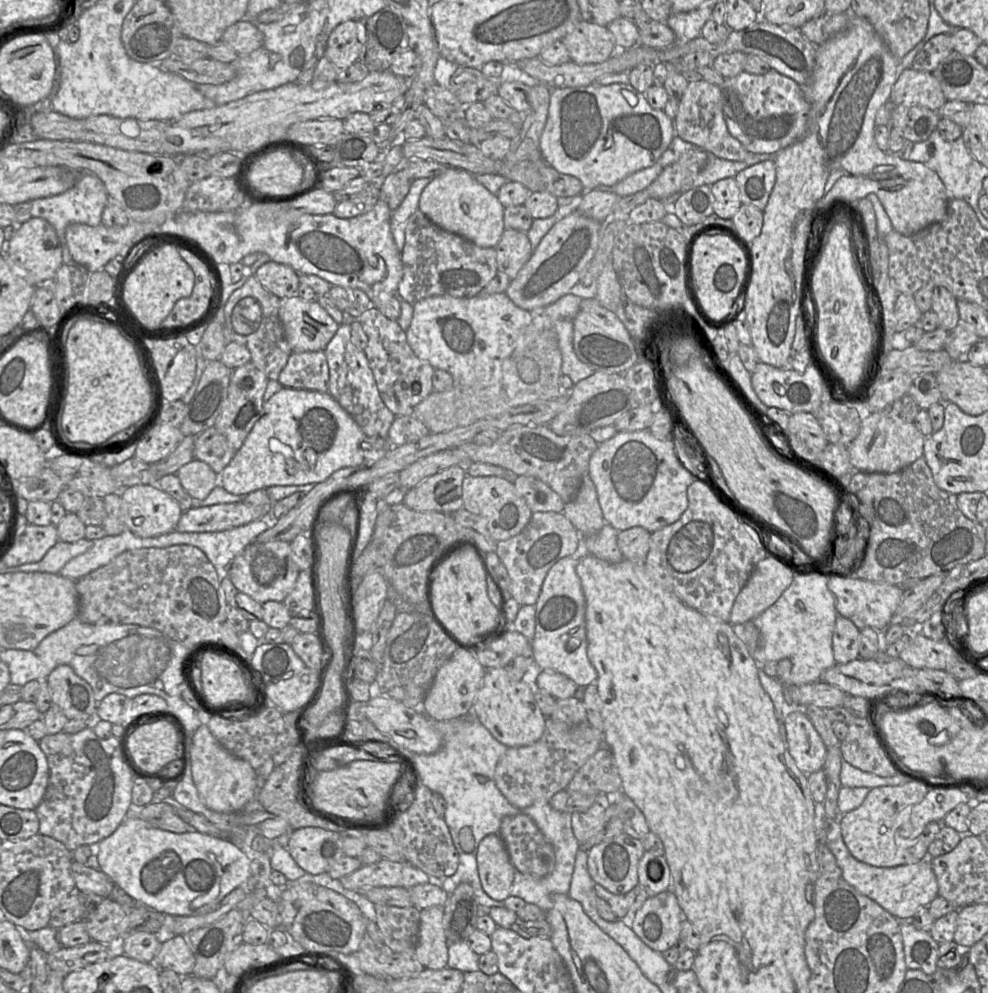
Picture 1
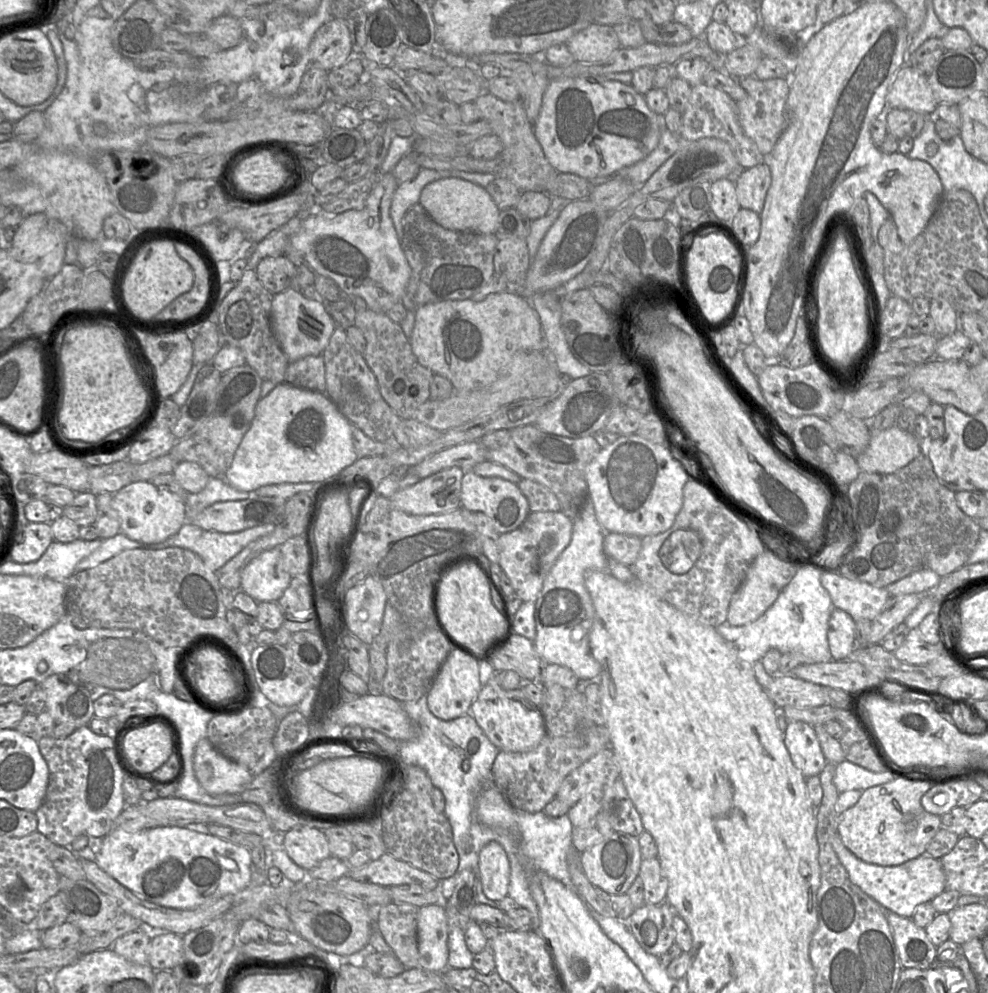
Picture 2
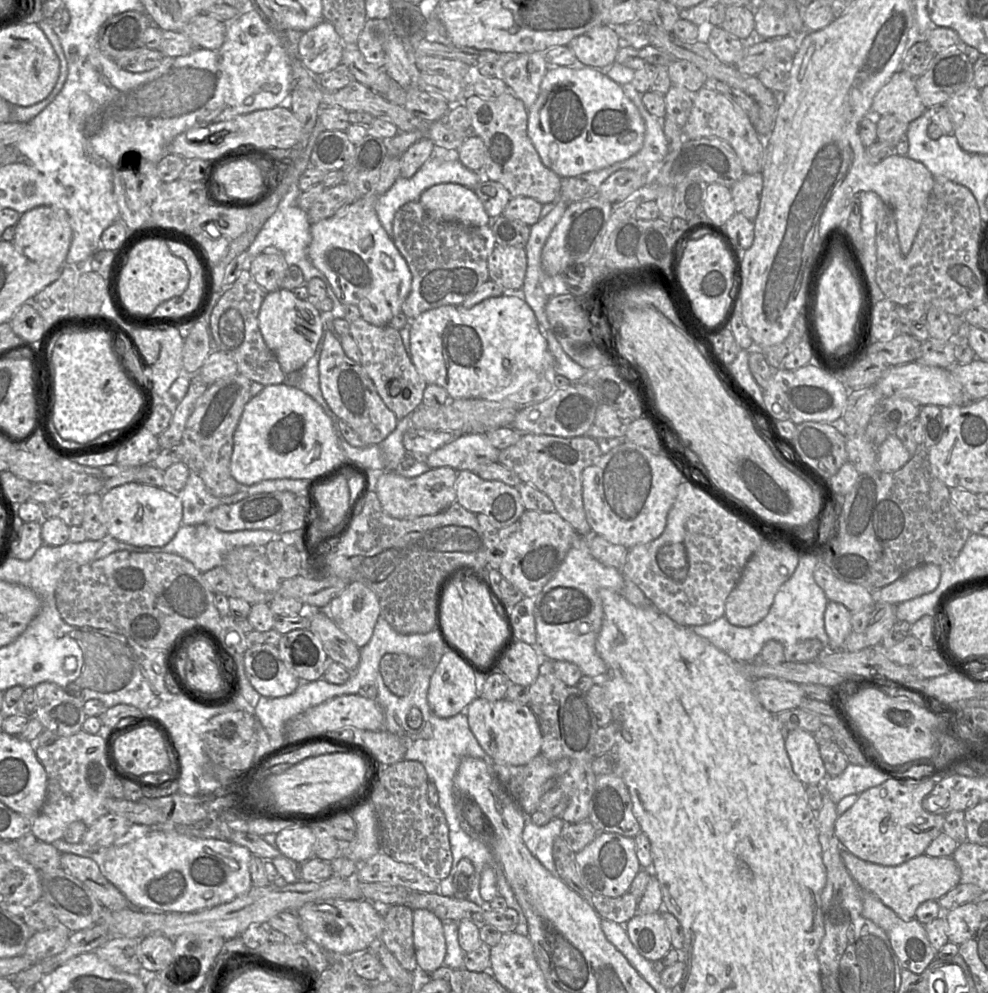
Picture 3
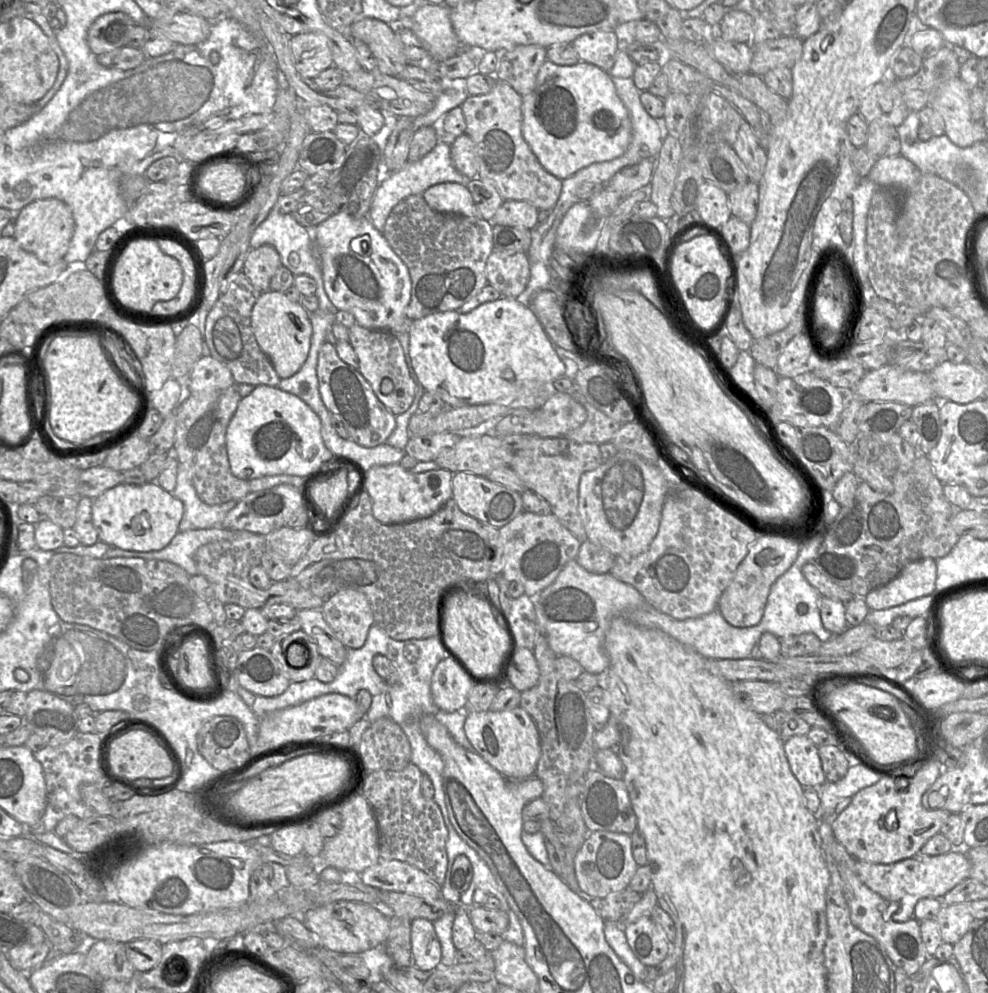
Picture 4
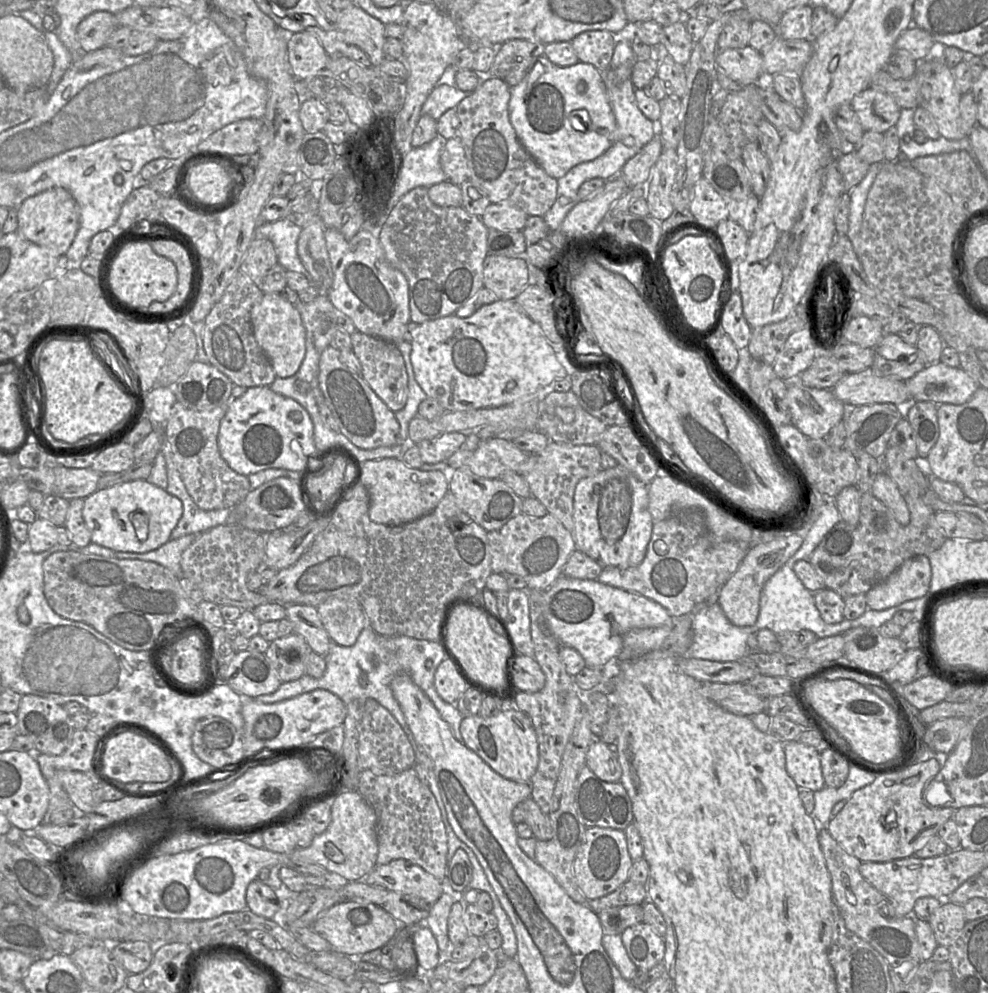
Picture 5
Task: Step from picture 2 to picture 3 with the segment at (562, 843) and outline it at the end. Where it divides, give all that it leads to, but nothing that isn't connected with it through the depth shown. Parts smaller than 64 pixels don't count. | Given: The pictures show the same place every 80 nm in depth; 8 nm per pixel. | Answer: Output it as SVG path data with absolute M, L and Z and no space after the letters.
M526 816L522 839L531 854L552 874L557 874L552 847L560 837L565 821L561 817L551 819L545 825L535 825L530 816Z

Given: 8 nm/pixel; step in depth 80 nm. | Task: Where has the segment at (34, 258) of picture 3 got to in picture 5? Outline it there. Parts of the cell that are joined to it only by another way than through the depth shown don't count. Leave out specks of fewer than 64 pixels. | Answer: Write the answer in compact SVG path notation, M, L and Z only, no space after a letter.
M55 187L27 198L17 209L18 232L28 241L65 255L79 229L79 207L69 191Z

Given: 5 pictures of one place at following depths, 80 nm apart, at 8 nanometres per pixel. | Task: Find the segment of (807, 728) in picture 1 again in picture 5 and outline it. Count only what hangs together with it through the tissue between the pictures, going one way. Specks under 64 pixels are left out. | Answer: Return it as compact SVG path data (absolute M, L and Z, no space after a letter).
M793 740L784 743L784 752L786 771L800 790L815 792L826 786L820 752L814 746Z

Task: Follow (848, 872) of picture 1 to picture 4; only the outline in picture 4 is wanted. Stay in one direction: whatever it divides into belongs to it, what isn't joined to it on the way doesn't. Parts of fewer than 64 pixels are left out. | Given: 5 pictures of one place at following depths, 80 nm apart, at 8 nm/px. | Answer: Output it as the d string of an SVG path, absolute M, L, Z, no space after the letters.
M966 849L936 856L916 854L901 861L882 864L856 860L856 872L862 882L890 904L891 919L906 922L914 917L917 902L923 898L942 899L944 895L970 875L971 864Z

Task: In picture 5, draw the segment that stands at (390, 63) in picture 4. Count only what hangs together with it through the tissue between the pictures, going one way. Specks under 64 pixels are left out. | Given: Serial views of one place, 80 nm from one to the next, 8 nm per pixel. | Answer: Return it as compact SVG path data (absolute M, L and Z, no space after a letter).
M352 4L342 10L334 25L338 38L363 50L373 66L378 66L385 60L385 24L360 6Z

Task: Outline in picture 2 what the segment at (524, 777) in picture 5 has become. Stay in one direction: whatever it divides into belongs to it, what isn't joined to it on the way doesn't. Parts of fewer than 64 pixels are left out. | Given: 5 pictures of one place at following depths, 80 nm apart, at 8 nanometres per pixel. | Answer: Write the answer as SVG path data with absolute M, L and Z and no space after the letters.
M495 677L481 687L467 714L472 715L484 734L500 751L528 752L536 748L546 735L545 722L539 707L531 703L520 688L501 688Z

